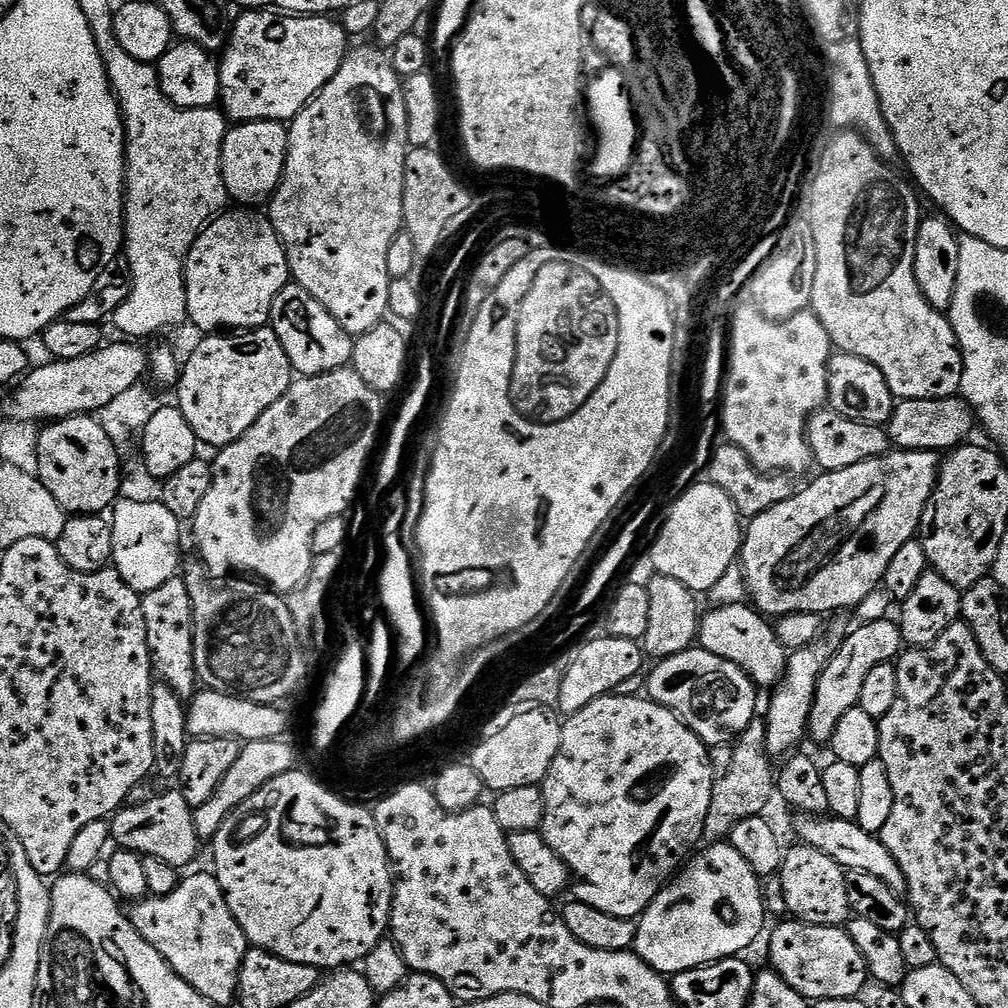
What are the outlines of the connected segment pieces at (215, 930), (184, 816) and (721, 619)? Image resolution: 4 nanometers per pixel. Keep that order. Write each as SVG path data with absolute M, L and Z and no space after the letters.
M211 871L196 872L193 876L185 875L177 888L170 890L165 896L149 895L147 898L135 901L131 908L132 925L140 931L142 938L146 938L146 942L150 942L150 946L154 946L154 950L158 950L158 954L162 954L164 961L189 986L198 990L198 994L202 994L214 1006L233 1003L236 1000L240 963L250 945L226 902L222 886Z
M178 790L164 792L161 796L152 796L141 804L129 803L111 817L112 836L125 852L139 852L141 856L162 858L162 862L170 862L177 870L184 867L199 854L202 842L194 830L192 807L182 798Z
M744 602L722 604L711 610L713 612L705 611L700 618L699 647L737 664L761 689L779 684L788 667L790 652L776 636L775 627L755 607Z

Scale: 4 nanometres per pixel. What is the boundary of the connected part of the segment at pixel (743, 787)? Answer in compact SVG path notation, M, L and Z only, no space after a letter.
M757 718L742 730L740 735L726 744L717 744L711 749L712 797L706 814L704 840L724 842L731 837L734 826L751 816L759 816L764 807L774 800L774 760L766 746L766 723Z

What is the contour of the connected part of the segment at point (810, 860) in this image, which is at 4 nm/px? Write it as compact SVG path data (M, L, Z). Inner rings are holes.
M803 842L797 845L797 848L789 847L785 851L784 865L778 873L782 878L788 912L804 924L831 928L847 925L852 907L846 894L845 869L834 862L830 854Z

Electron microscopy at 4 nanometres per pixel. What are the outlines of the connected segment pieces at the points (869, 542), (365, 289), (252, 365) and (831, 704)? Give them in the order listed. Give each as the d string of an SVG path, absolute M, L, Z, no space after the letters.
M889 450L878 458L820 474L813 484L799 489L786 502L778 502L766 514L747 521L742 536L738 567L744 574L744 587L751 603L765 617L779 618L799 612L836 612L839 608L855 610L866 594L877 591L884 583L886 566L894 554L911 540L917 539L922 514L932 500L941 457L934 452Z
M353 47L344 57L342 66L330 82L290 121L288 128L288 156L285 159L284 176L281 178L276 192L270 197L266 215L272 221L274 230L280 235L284 244L284 253L288 259L288 270L291 279L301 284L307 292L314 294L326 310L346 330L348 335L355 338L366 334L379 324L385 323L389 315L387 294L390 290L391 279L386 270L386 254L390 254L390 242L404 228L404 163L410 151L408 143L408 115L406 114L406 98L404 97L404 80L394 70L389 53L383 47L372 48Z
M271 327L239 334L208 334L183 361L178 389L180 413L190 422L197 441L219 450L232 444L294 383L294 373L278 334Z
M885 618L869 624L857 623L856 629L833 651L831 660L820 675L820 681L814 694L814 702L808 719L807 735L812 736L816 744L827 745L831 741L834 730L846 710L857 707L862 694L862 685L874 666L895 661L902 651L900 625L895 619Z

